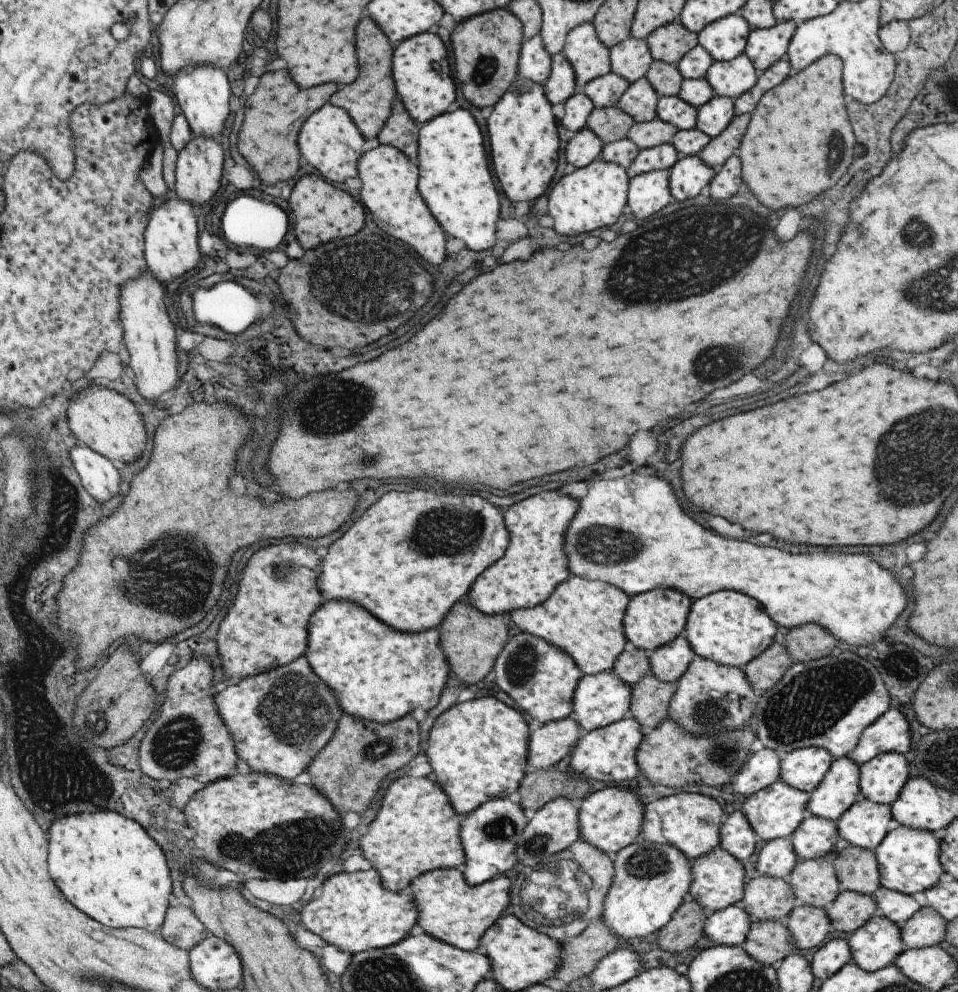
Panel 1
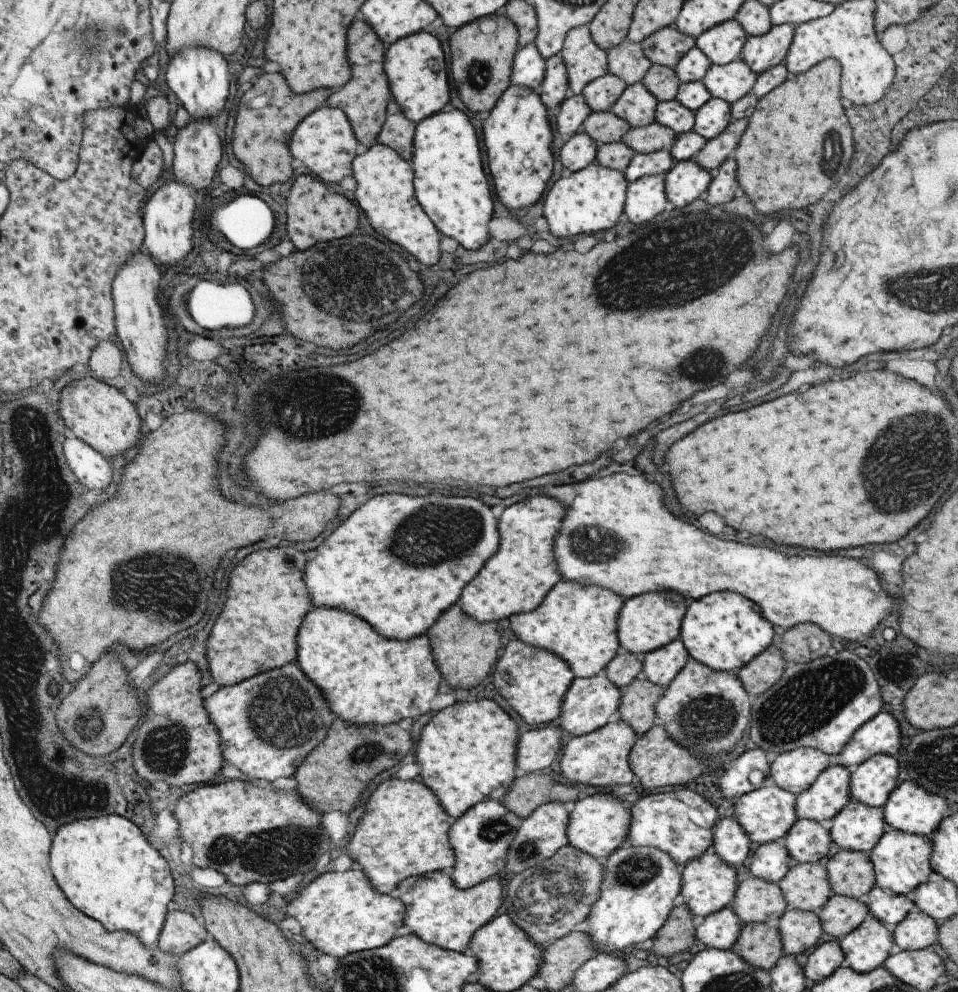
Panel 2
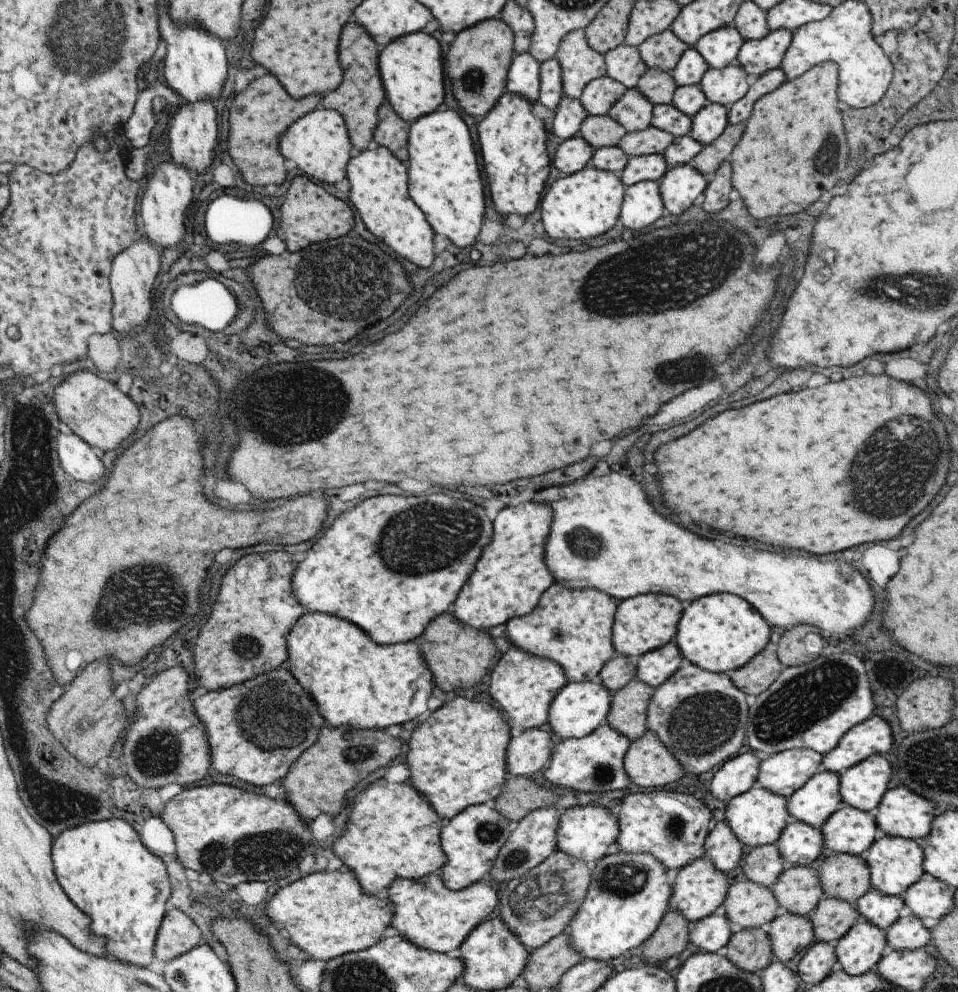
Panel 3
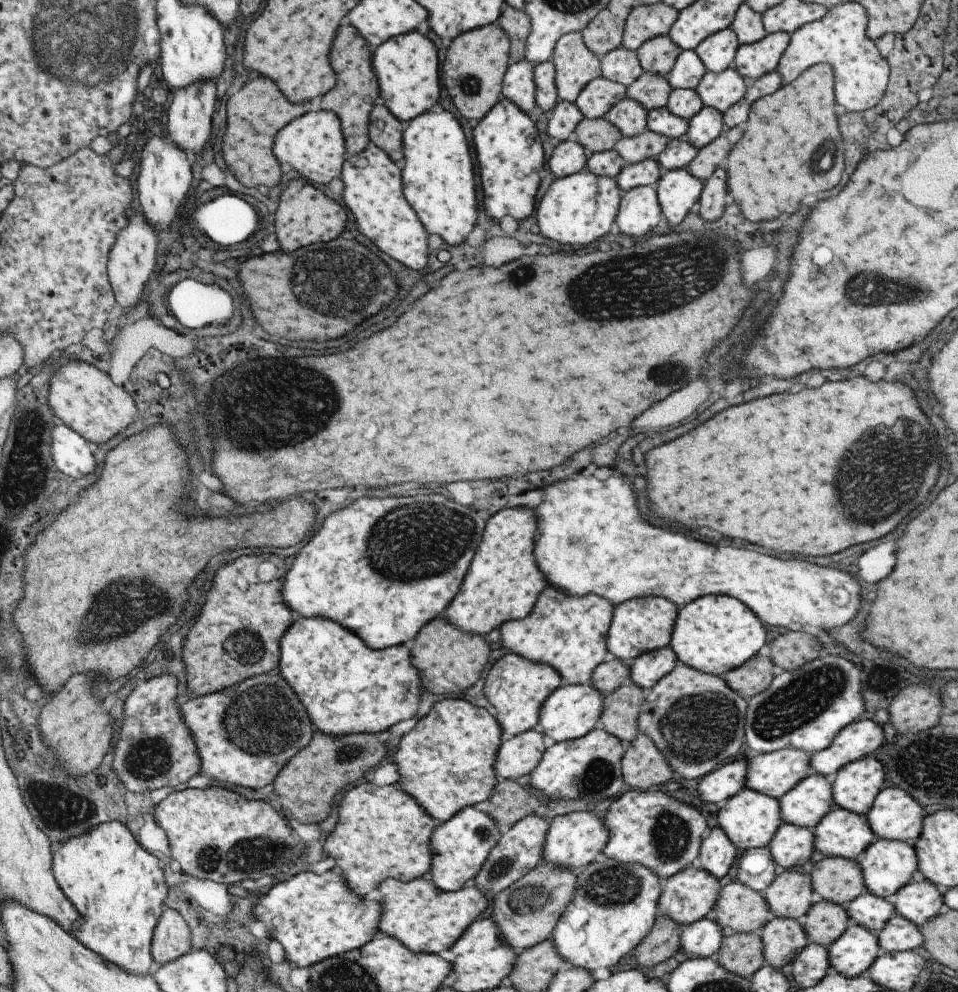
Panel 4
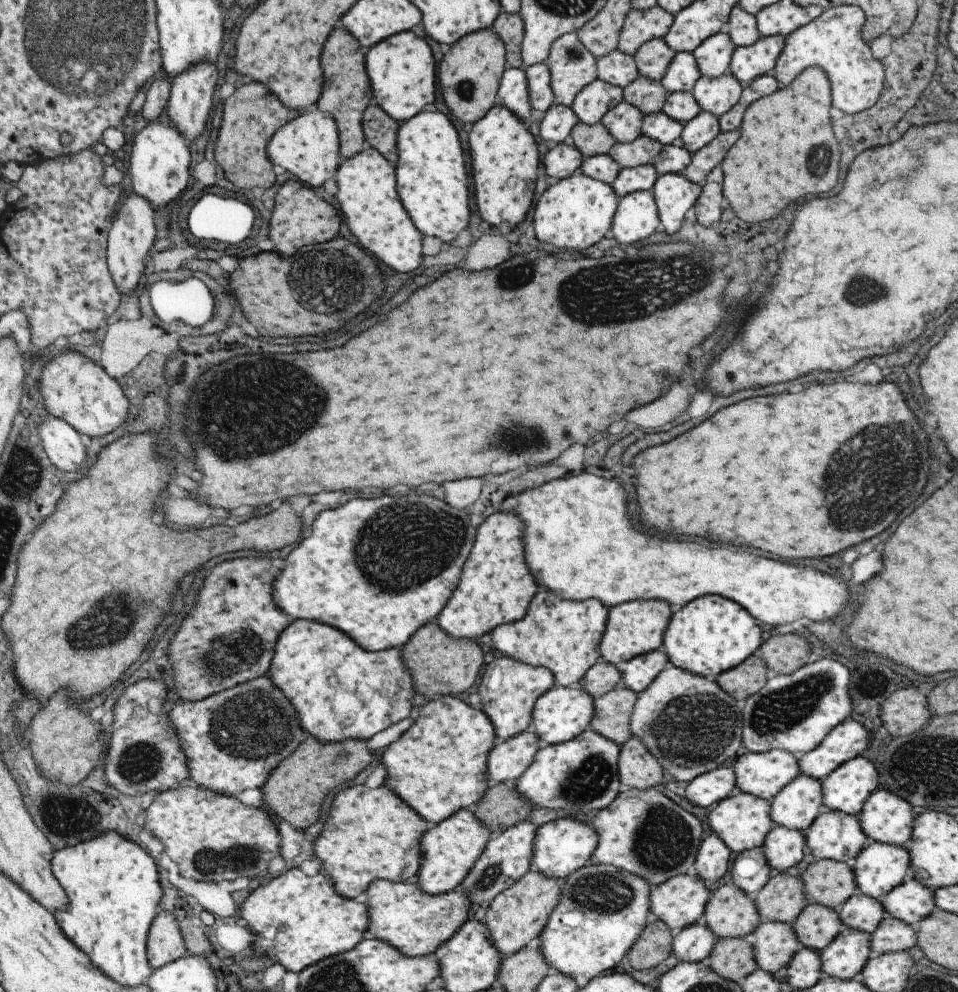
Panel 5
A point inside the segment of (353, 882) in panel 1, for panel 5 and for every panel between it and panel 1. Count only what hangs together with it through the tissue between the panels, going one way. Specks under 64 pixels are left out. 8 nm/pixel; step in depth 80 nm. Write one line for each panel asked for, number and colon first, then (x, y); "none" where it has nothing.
2: (340, 913)
3: (325, 914)
4: (313, 917)
5: (300, 919)

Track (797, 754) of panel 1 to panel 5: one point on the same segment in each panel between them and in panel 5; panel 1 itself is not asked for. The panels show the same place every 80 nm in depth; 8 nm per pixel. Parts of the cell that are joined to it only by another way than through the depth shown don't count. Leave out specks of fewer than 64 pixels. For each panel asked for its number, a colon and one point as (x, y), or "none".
2: (794, 770)
3: (784, 772)
4: (774, 773)
5: (762, 775)

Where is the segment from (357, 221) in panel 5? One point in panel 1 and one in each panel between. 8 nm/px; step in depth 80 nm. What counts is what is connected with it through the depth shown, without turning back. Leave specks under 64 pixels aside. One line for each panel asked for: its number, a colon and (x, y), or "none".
1: (389, 192)
2: (383, 191)
3: (377, 182)
4: (372, 190)

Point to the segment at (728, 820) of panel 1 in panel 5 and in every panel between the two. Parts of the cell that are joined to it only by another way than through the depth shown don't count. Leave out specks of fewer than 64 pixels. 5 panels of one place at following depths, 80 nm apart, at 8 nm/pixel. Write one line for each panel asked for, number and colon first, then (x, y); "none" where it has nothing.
2: (728, 841)
3: (721, 848)
4: (716, 852)
5: (710, 863)

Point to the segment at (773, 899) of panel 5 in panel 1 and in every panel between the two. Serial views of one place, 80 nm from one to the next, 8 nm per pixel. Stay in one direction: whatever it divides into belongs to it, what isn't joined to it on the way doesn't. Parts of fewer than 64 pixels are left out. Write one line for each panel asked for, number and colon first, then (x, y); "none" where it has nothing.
1: (813, 882)
2: (804, 887)
3: (797, 890)
4: (789, 895)

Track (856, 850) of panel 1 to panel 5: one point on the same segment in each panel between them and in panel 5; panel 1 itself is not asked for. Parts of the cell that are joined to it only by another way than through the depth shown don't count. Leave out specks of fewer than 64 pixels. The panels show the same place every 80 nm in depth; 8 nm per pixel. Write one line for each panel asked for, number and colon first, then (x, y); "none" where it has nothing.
2: (849, 873)
3: (841, 876)
4: (838, 880)
5: (830, 883)

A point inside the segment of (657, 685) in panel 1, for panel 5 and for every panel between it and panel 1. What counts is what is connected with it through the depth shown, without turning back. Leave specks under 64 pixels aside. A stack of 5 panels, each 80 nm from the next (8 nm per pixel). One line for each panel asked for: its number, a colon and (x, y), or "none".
2: (637, 703)
3: (627, 710)
4: (619, 716)
5: (612, 711)

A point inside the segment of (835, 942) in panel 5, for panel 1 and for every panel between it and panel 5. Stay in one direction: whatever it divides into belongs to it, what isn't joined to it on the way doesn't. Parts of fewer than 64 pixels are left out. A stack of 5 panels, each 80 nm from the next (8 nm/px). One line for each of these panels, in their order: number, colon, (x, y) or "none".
1: (875, 944)
2: (864, 949)
3: (857, 952)
4: (851, 955)

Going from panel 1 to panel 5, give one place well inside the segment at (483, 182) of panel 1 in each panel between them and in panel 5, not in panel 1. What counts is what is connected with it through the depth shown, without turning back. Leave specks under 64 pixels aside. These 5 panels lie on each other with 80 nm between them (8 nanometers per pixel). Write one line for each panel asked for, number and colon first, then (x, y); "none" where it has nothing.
2: (448, 183)
3: (443, 180)
4: (436, 173)
5: (431, 181)

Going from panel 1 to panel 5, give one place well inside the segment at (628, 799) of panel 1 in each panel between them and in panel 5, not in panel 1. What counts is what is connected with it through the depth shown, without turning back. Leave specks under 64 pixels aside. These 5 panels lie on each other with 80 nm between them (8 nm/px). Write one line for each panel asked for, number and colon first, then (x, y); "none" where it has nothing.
2: (599, 823)
3: (587, 833)
4: (573, 840)
5: (559, 847)

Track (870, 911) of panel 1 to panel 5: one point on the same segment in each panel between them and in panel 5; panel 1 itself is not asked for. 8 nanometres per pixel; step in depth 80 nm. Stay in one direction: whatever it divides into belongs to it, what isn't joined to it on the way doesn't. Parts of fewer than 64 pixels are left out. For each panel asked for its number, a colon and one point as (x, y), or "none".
2: (839, 915)
3: (831, 918)
4: (824, 922)
5: (816, 925)

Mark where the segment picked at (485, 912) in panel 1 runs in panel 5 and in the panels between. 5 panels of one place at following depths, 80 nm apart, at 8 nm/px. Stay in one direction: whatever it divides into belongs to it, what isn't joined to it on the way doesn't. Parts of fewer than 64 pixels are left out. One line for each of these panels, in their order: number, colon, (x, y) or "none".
2: (438, 912)
3: (425, 913)
4: (426, 920)
5: (415, 923)

